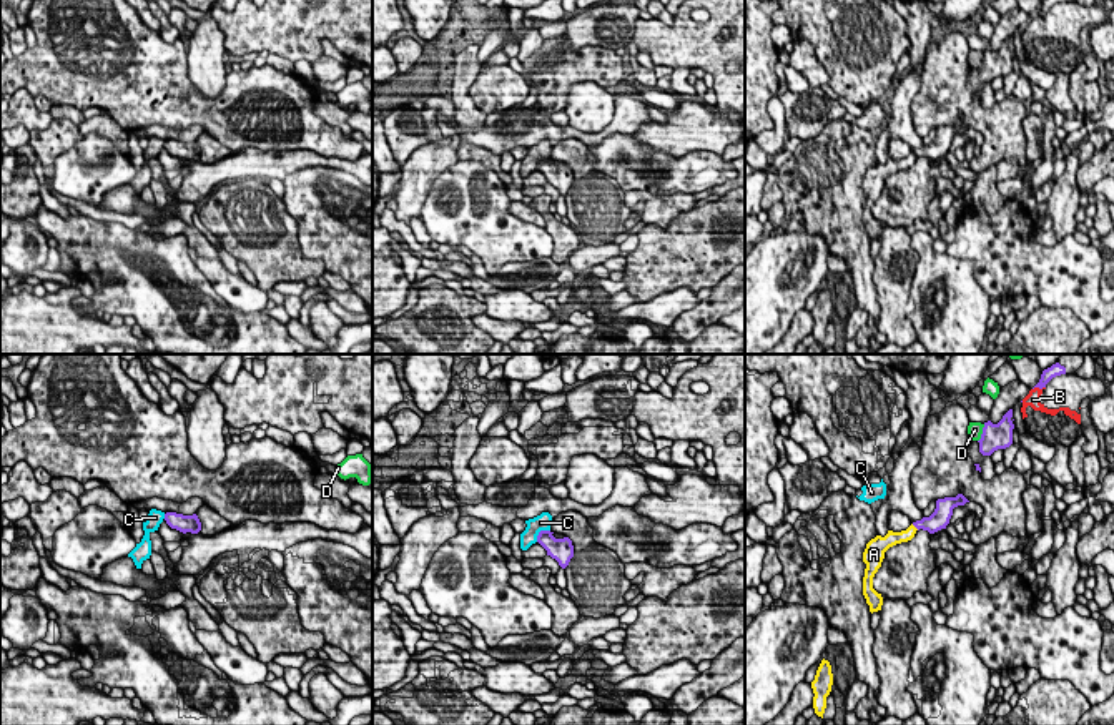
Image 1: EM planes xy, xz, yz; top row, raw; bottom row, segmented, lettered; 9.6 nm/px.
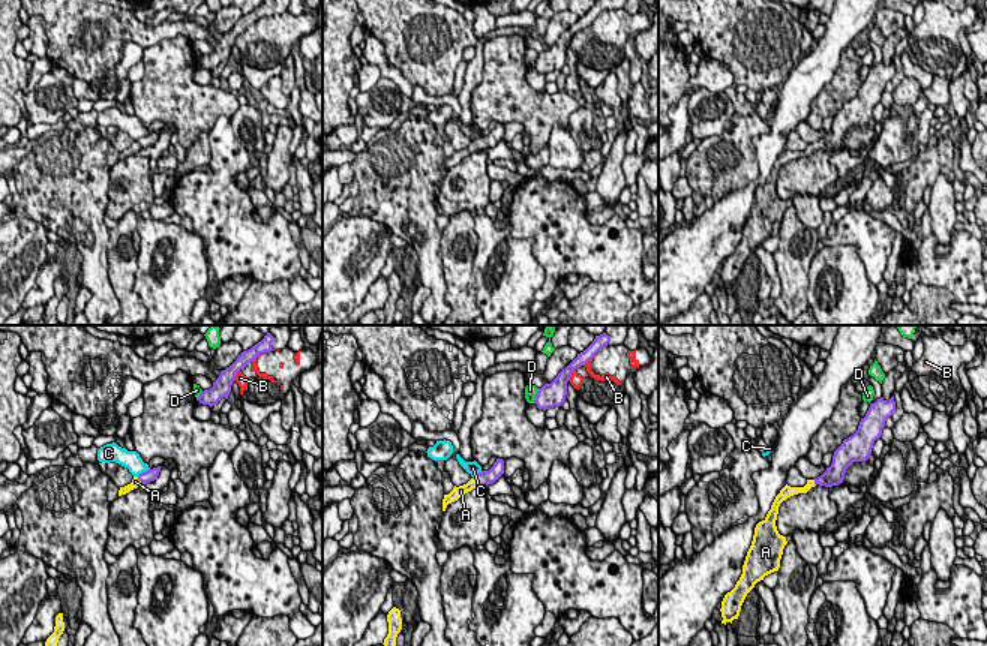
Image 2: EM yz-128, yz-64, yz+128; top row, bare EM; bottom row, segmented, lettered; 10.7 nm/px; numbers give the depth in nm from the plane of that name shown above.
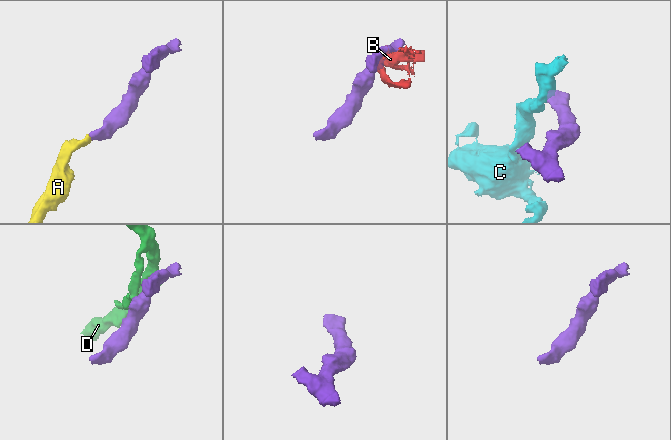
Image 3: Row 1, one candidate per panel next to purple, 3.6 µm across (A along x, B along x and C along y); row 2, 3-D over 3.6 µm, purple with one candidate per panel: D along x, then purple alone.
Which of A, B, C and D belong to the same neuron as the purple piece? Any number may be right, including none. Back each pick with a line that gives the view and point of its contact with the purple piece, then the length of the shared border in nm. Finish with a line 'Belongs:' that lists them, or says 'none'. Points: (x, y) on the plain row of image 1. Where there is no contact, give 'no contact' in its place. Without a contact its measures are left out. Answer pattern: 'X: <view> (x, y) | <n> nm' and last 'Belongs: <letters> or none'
A: yz (915, 153) | 100 nm
Belongs: A

